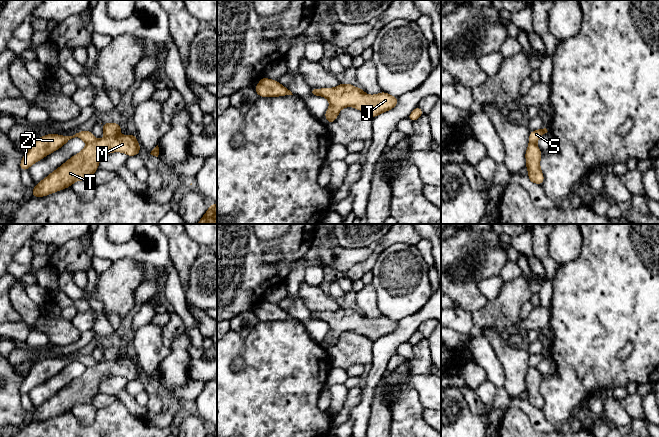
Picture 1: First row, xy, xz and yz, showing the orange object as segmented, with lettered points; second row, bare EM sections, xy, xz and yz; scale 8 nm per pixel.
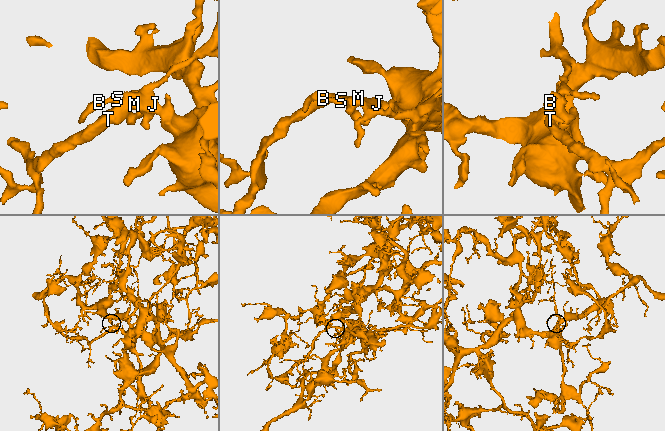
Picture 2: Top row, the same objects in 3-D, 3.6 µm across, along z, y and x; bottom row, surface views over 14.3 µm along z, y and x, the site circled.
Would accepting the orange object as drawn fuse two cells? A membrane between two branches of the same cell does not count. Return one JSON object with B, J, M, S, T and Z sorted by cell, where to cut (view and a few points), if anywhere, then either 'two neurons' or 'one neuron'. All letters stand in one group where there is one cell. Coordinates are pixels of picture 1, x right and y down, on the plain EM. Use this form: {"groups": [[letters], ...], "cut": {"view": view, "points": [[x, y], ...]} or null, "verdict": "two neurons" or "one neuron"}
{"groups": [["B", "S", "Z"], ["J", "M", "T"]], "cut": {"view": "xy", "points": [[118, 358], [106, 361]]}, "verdict": "two neurons"}

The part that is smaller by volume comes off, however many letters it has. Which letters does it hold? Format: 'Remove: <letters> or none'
Remove: B, S, Z

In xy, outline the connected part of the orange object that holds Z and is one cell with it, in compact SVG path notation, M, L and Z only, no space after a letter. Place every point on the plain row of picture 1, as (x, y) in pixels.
M79 355L73 360L62 360L59 358L48 358L32 365L29 373L20 386L20 395L28 394L31 389L40 385L48 378L60 373L72 362L80 362L86 367L96 365L91 355Z

